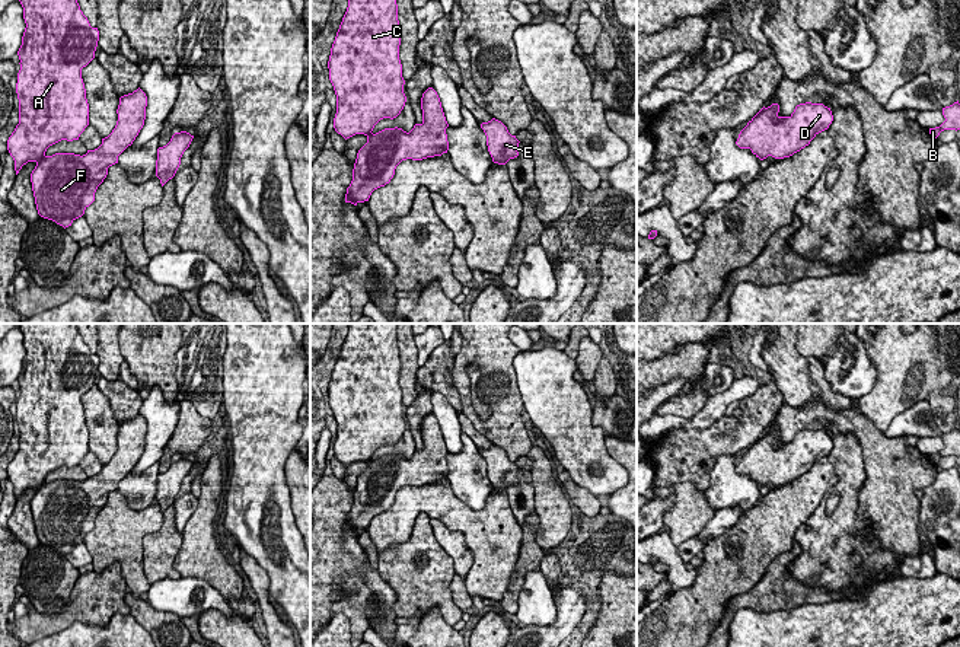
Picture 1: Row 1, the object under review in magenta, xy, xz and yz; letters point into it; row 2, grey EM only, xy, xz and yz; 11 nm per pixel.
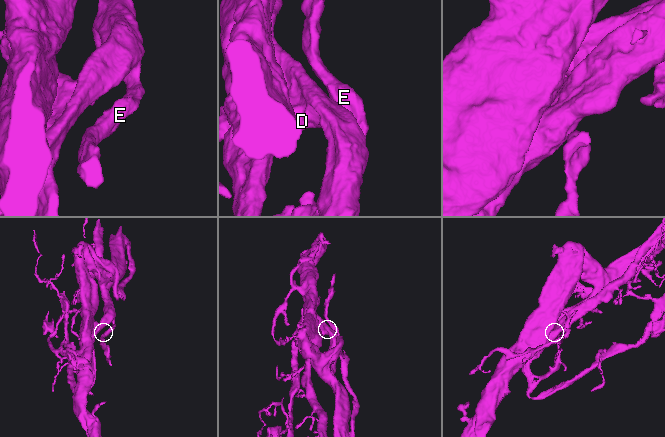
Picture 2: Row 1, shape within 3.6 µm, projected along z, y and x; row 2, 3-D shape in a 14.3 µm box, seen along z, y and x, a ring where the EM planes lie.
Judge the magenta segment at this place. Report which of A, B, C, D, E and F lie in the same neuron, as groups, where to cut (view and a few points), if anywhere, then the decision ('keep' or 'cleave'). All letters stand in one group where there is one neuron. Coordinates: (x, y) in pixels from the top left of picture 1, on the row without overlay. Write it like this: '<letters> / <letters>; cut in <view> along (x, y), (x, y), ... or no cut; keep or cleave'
A B C D E F; no cut; keep

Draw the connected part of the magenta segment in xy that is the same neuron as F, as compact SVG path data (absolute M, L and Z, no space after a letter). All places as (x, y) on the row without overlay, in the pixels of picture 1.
M19 324L26 350L17 377L20 396L16 420L19 450L7 466L7 477L15 487L16 501L28 488L36 493L31 500L38 541L64 555L84 541L95 528L95 519L108 501L108 494L118 490L118 482L133 471L146 446L147 423L138 414L119 424L118 447L102 471L86 481L55 479L47 482L50 472L79 466L89 452L89 430L82 405L82 395L93 385L99 367L98 354L92 354L80 337L76 324Z

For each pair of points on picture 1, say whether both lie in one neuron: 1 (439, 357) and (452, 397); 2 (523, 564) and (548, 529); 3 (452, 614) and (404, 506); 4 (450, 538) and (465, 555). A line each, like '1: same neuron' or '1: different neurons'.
1: same neuron
2: different neurons
3: different neurons
4: same neuron

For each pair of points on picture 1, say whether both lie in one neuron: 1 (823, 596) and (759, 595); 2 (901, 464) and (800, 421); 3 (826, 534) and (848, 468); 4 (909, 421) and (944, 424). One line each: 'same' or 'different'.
1: same
2: same
3: same
4: same

